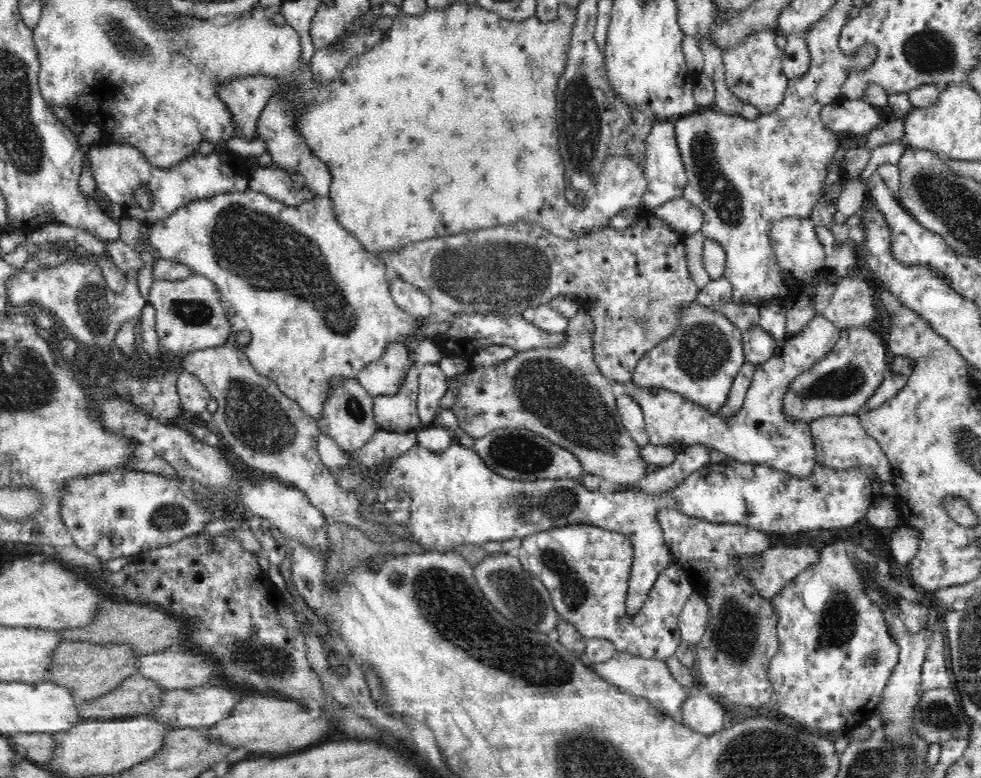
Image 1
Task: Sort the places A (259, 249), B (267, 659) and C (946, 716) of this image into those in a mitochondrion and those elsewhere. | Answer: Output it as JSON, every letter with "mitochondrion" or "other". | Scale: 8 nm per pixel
{"A":"mitochondrion","B":"mitochondrion","C":"mitochondrion"}

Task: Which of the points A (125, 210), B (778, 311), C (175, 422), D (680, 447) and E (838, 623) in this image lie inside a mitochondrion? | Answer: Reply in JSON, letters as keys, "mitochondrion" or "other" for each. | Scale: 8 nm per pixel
{"A":"other","B":"other","C":"other","D":"other","E":"mitochondrion"}

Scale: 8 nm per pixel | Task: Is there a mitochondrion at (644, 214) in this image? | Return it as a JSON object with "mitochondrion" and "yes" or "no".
{"mitochondrion":"no"}

